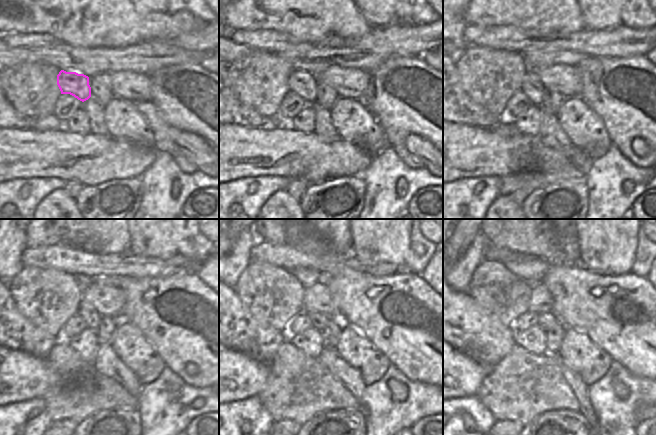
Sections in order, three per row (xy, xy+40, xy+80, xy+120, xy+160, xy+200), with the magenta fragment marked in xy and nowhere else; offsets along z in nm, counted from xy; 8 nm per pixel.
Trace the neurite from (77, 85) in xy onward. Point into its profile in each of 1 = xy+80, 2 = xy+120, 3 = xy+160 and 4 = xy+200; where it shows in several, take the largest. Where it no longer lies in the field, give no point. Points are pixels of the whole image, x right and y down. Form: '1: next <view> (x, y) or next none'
1: next xy+80 (531, 86)
2: next xy+120 (91, 317)
3: next xy+160 (319, 321)
4: next xy+200 (546, 321)

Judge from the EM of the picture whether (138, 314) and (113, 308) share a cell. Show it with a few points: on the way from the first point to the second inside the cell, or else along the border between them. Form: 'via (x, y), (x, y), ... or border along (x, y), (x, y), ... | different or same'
border along (119, 288), (124, 293), (126, 299), (122, 319) | different

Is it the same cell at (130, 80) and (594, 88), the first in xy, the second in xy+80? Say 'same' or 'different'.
different

